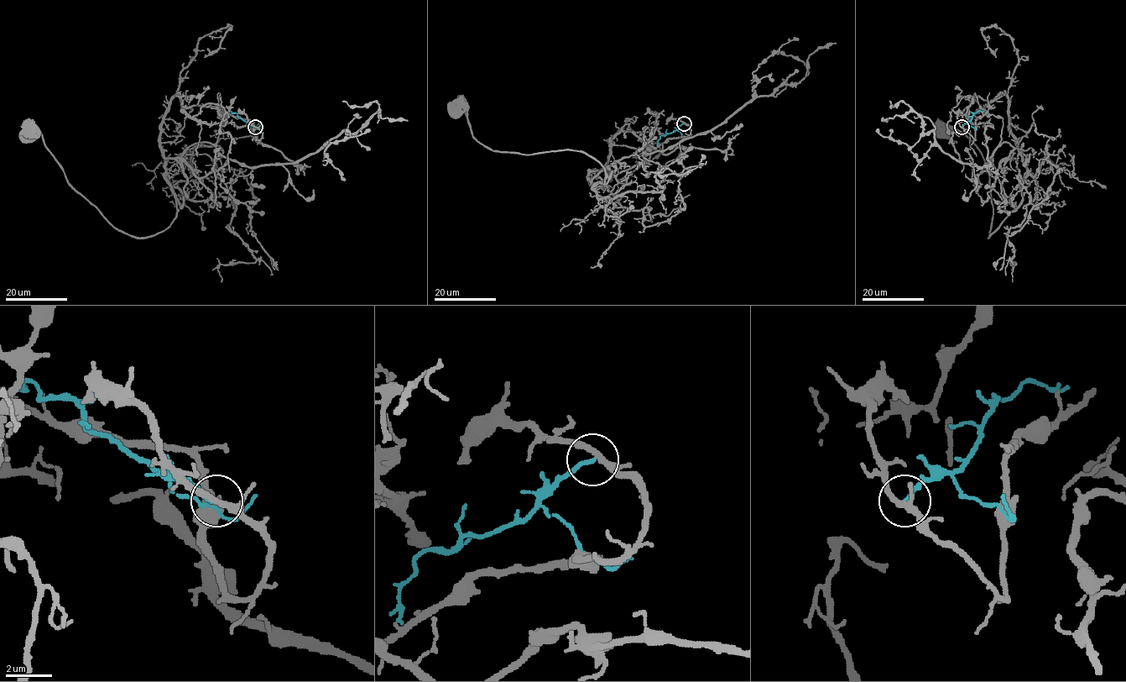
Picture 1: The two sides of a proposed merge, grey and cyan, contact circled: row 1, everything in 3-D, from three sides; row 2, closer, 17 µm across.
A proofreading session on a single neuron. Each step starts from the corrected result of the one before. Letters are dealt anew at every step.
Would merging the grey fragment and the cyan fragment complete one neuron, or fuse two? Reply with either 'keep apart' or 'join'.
keep apart

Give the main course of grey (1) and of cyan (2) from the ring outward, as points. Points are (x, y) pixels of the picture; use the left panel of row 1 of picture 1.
1: (255, 127), (223, 111), (144, 237), (39, 130), (21, 140)
2: (255, 127), (230, 112)

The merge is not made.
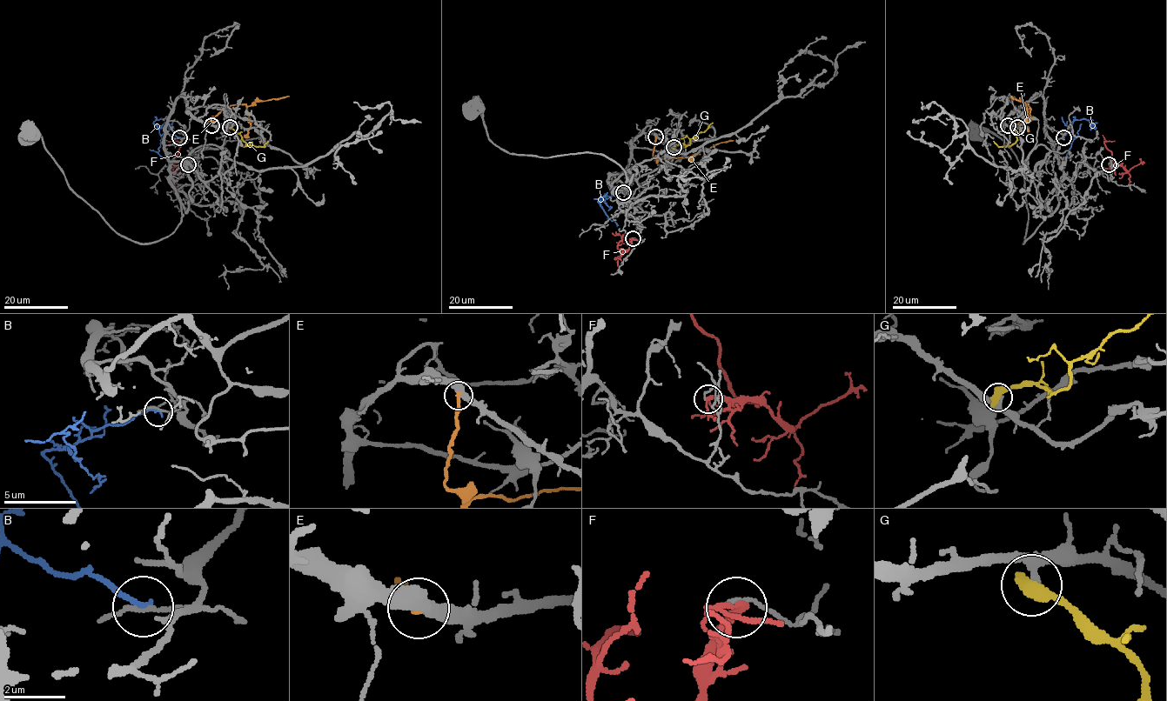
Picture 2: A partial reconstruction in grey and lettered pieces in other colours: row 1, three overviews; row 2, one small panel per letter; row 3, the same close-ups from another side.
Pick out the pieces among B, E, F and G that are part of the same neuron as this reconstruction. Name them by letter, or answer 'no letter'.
no letter

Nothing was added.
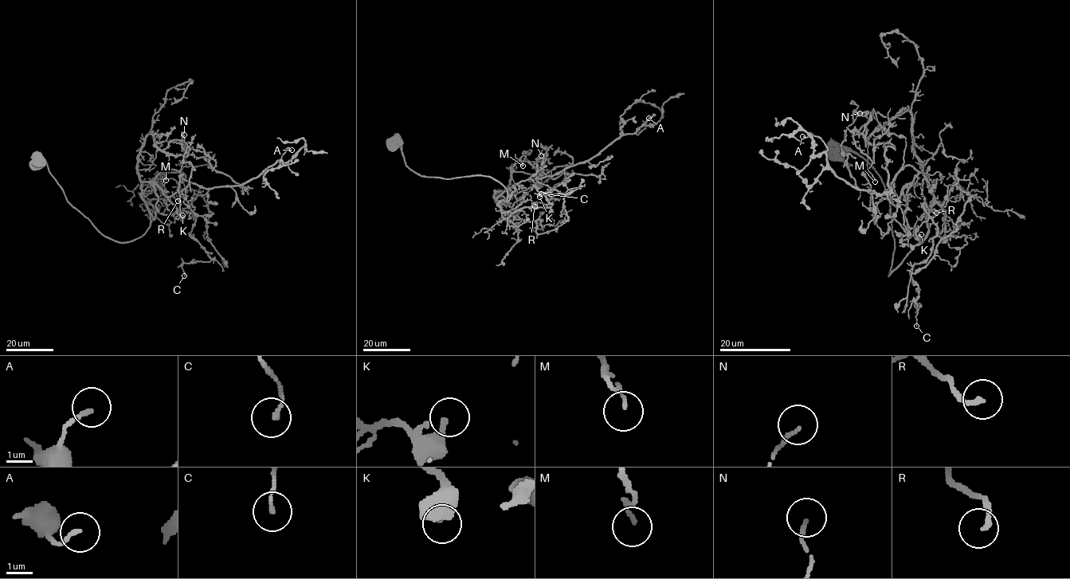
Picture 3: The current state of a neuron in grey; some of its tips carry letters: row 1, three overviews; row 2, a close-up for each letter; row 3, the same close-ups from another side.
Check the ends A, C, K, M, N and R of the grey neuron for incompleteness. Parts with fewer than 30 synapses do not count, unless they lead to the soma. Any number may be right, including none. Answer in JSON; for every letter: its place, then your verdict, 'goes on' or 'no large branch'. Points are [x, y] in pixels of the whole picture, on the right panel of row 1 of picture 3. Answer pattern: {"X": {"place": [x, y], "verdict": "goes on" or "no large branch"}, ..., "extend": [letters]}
{"A": {"place": [802, 136], "verdict": "no large branch"}, "C": {"place": [916, 326], "verdict": "no large branch"}, "K": {"place": [921, 234], "verdict": "no large branch"}, "M": {"place": [875, 181], "verdict": "no large branch"}, "N": {"place": [860, 113], "verdict": "no large branch"}, "R": {"place": [936, 213], "verdict": "no large branch"}, "extend": []}

